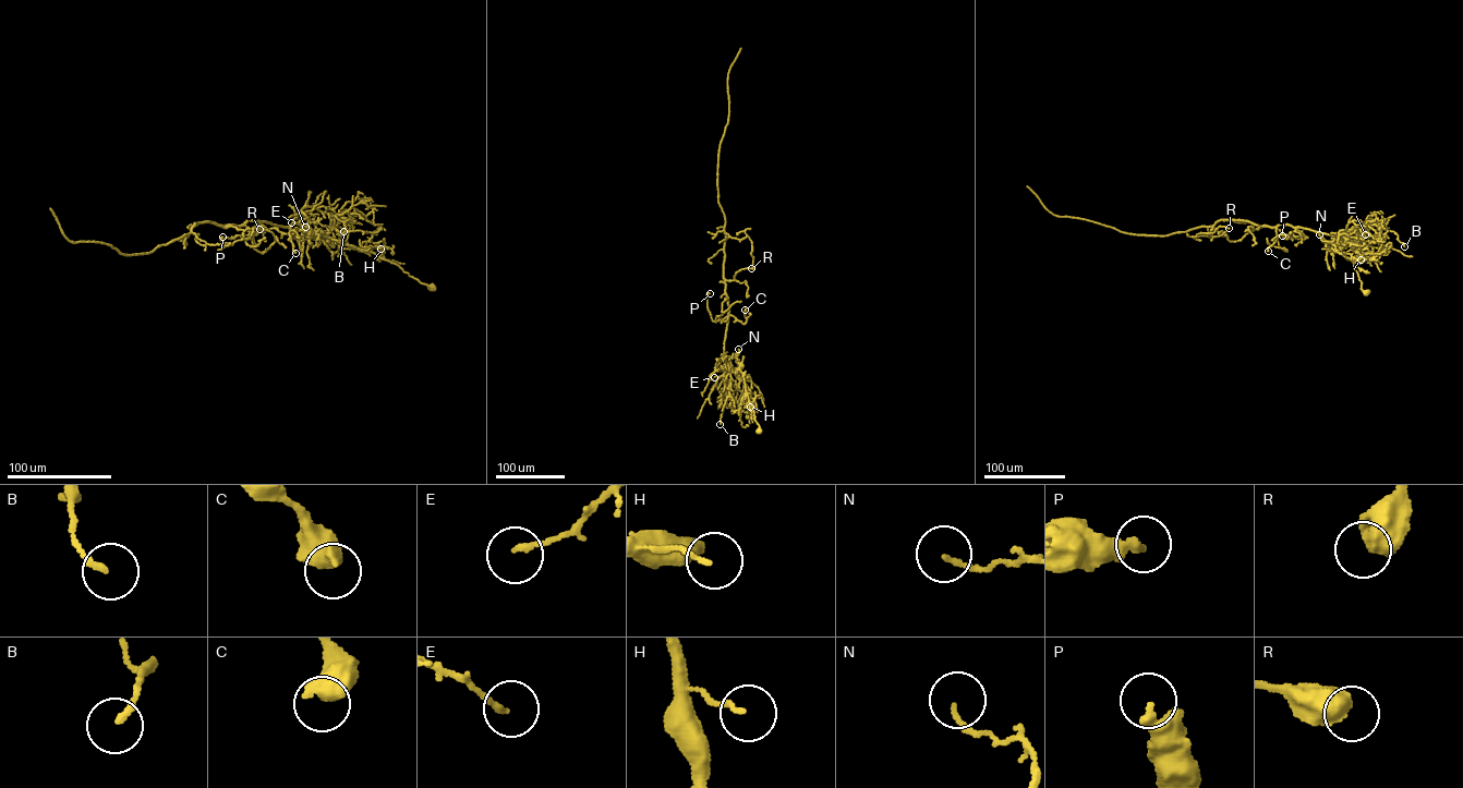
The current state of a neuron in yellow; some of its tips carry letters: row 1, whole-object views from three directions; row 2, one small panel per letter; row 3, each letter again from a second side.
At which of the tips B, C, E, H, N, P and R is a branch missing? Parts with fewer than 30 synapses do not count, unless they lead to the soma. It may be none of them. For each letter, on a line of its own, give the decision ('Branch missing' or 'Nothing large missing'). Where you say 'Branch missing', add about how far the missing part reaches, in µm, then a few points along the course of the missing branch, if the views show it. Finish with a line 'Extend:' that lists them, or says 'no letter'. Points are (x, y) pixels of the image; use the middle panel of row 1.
B: Nothing large missing
C: Nothing large missing
E: Nothing large missing
H: Nothing large missing
N: Nothing large missing
P: Nothing large missing
R: Nothing large missing
Extend: no letter

